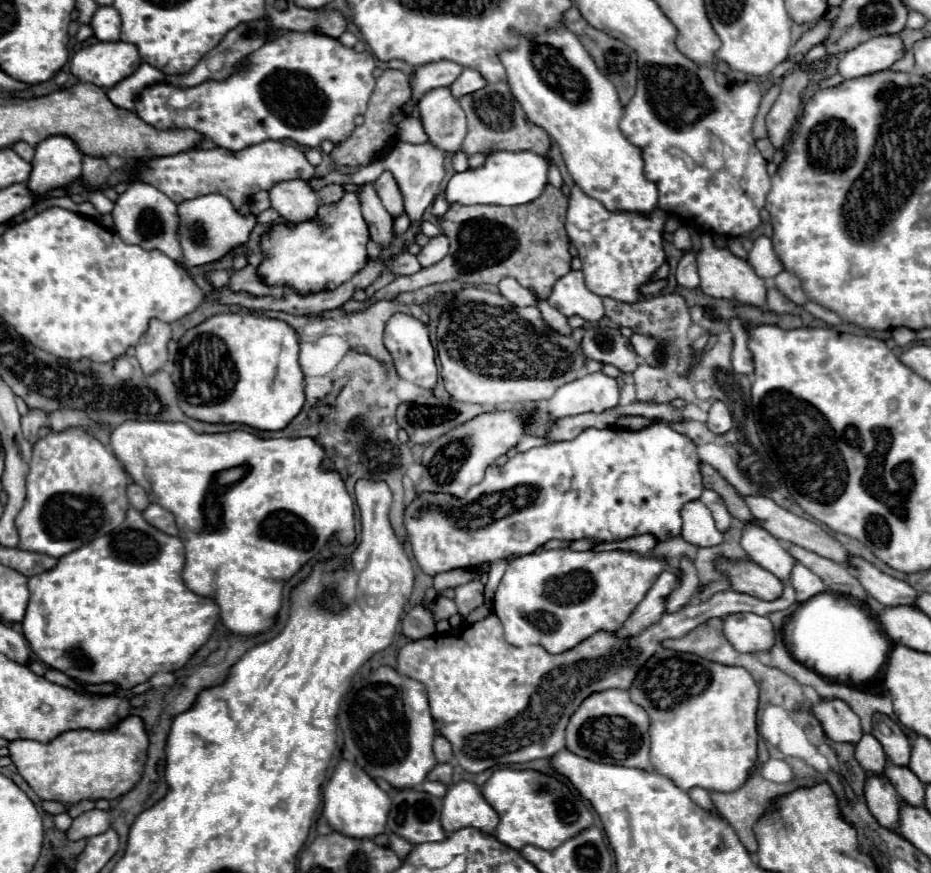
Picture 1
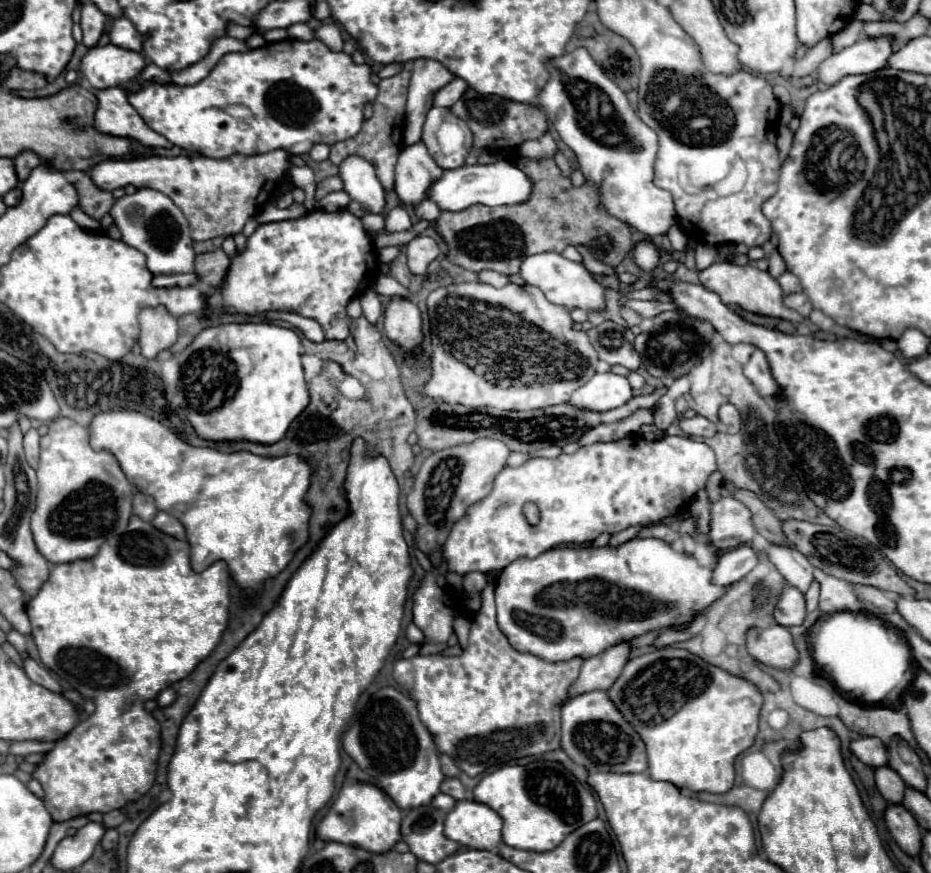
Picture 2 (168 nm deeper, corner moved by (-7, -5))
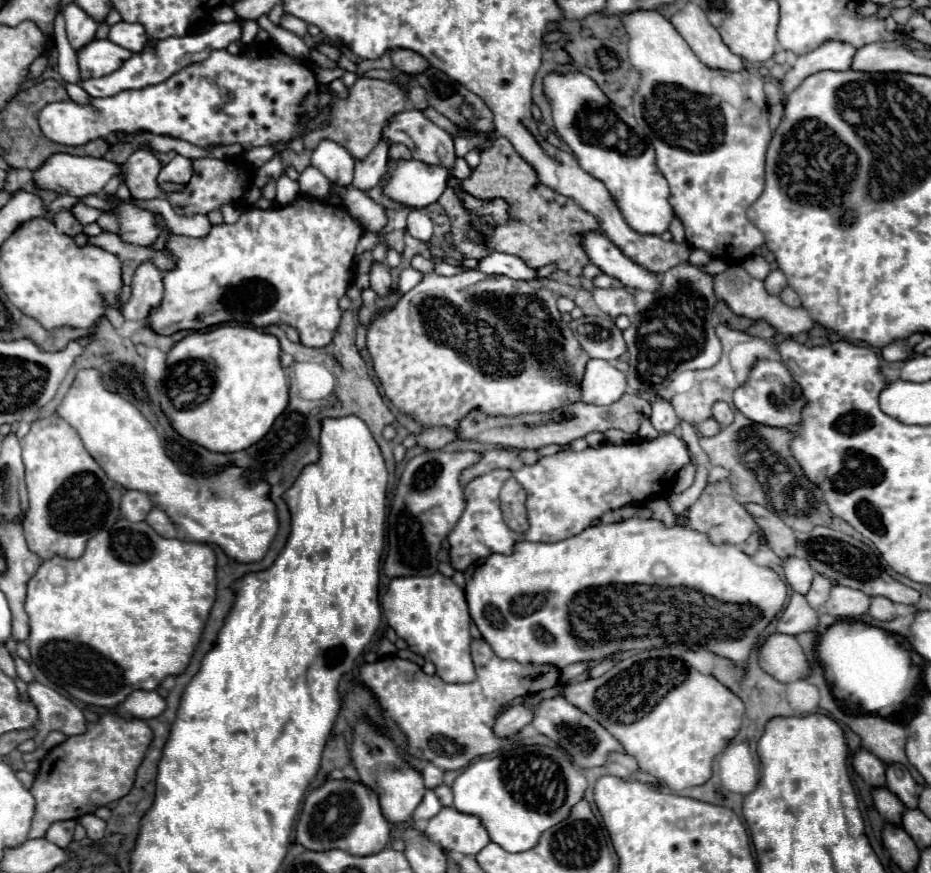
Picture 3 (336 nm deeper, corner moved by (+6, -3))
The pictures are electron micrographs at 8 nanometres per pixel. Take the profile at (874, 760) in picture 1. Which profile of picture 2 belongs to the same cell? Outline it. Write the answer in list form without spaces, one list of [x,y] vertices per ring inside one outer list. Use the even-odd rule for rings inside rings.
[[[888,766],[876,768],[874,778],[876,778],[876,786],[878,786],[880,794],[884,796],[884,800],[888,804],[902,804],[906,784],[902,782],[902,778],[892,768],[888,768]]]

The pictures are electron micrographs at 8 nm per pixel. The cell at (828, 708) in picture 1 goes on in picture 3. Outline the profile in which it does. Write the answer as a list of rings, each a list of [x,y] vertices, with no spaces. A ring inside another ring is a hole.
[[[857,748],[853,752],[853,768],[869,786],[885,786],[885,764],[871,752]]]

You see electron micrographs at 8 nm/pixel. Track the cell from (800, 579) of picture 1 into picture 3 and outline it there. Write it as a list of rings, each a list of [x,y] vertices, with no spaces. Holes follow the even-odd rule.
[[[835,584],[829,592],[825,608],[821,610],[835,618],[859,618],[867,612],[867,608],[869,608],[869,596],[865,596],[861,590]]]

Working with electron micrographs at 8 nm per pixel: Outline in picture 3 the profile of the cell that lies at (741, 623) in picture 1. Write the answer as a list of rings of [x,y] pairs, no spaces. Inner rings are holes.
[[[771,634],[759,644],[759,666],[779,682],[795,682],[811,672],[795,636]]]

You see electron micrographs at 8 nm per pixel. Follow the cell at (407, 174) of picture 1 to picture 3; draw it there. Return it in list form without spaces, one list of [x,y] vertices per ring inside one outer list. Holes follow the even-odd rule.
[[[393,144],[389,148],[389,158],[393,158],[393,160],[411,160],[413,156],[411,156],[409,148],[405,148],[405,144]]]

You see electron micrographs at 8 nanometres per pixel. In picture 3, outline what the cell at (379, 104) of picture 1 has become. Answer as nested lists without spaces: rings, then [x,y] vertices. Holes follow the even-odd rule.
[[[359,76],[357,82],[349,88],[351,96],[347,100],[341,100],[333,96],[333,108],[331,108],[331,122],[325,128],[317,128],[309,132],[303,142],[307,150],[317,148],[321,140],[333,140],[347,148],[355,160],[363,160],[369,156],[369,152],[377,146],[381,140],[381,128],[387,124],[387,120],[399,112],[405,110],[405,96],[399,90],[399,86],[385,82],[385,80],[375,80],[375,78],[365,78]]]

